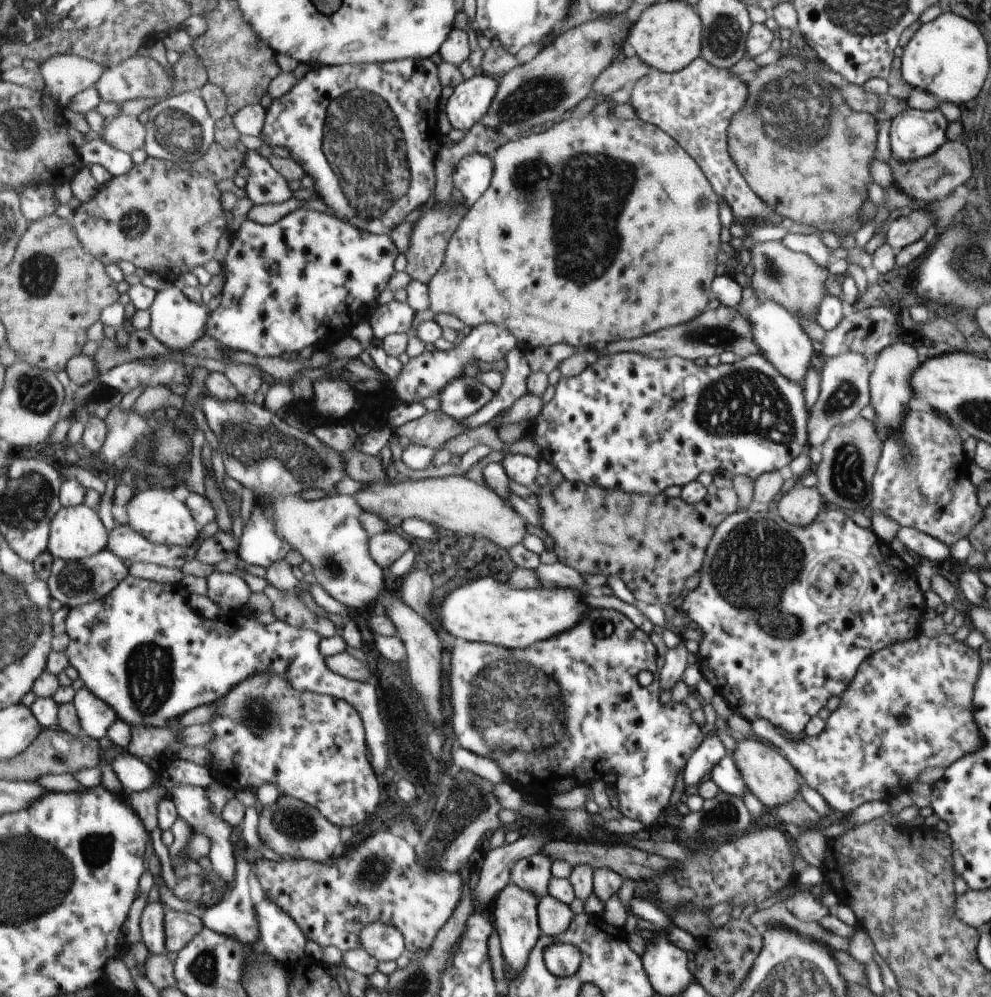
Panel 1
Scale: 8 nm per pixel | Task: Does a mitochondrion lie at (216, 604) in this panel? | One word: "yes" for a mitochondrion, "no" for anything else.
no

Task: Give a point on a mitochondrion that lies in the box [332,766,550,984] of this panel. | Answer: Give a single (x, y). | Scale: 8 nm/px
(471, 801)

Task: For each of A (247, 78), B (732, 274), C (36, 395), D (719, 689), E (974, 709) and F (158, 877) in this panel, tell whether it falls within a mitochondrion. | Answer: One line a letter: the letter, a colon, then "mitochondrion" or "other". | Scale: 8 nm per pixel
A: other
B: other
C: mitochondrion
D: other
E: other
F: other

